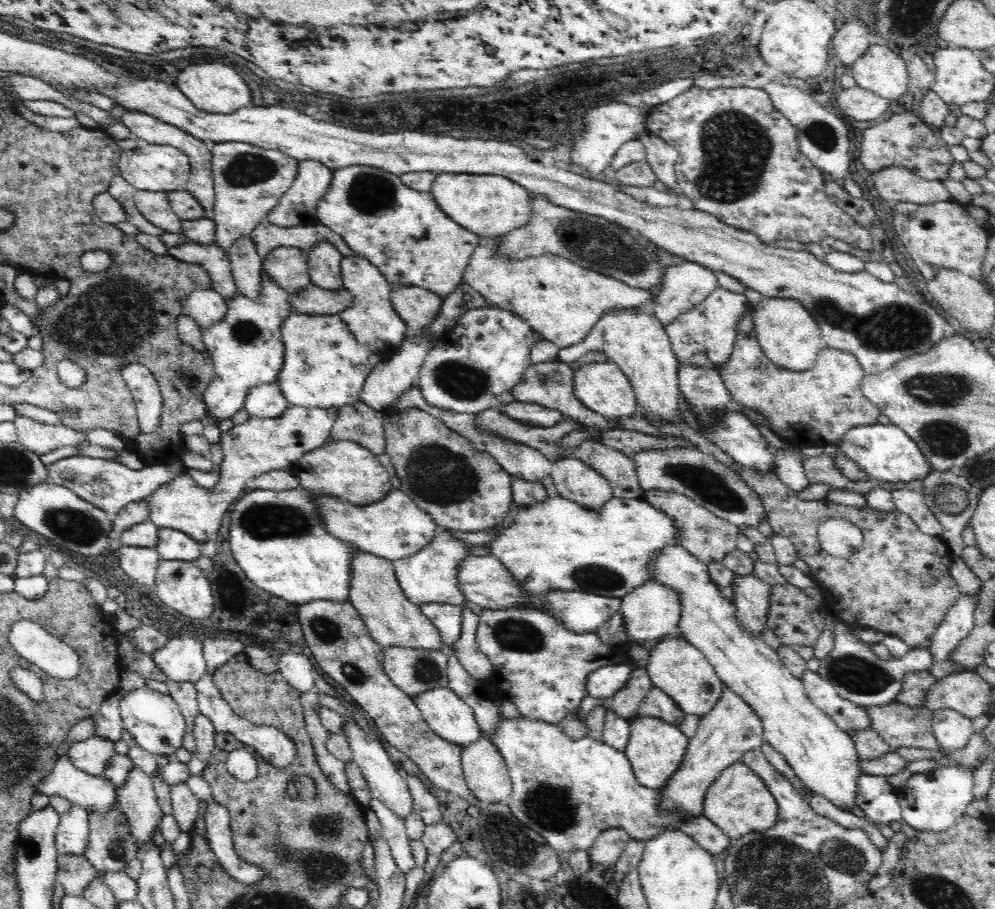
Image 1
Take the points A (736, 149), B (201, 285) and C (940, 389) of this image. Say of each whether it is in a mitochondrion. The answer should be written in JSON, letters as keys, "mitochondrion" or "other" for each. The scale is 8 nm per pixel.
{"A":"mitochondrion","B":"other","C":"mitochondrion"}

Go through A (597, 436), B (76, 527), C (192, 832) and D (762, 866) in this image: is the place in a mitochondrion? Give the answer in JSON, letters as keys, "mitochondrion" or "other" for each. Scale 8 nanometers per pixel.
{"A":"other","B":"mitochondrion","C":"other","D":"mitochondrion"}

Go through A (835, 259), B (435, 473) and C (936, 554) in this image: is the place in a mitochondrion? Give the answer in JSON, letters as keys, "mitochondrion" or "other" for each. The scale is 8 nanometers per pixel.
{"A":"other","B":"mitochondrion","C":"other"}

